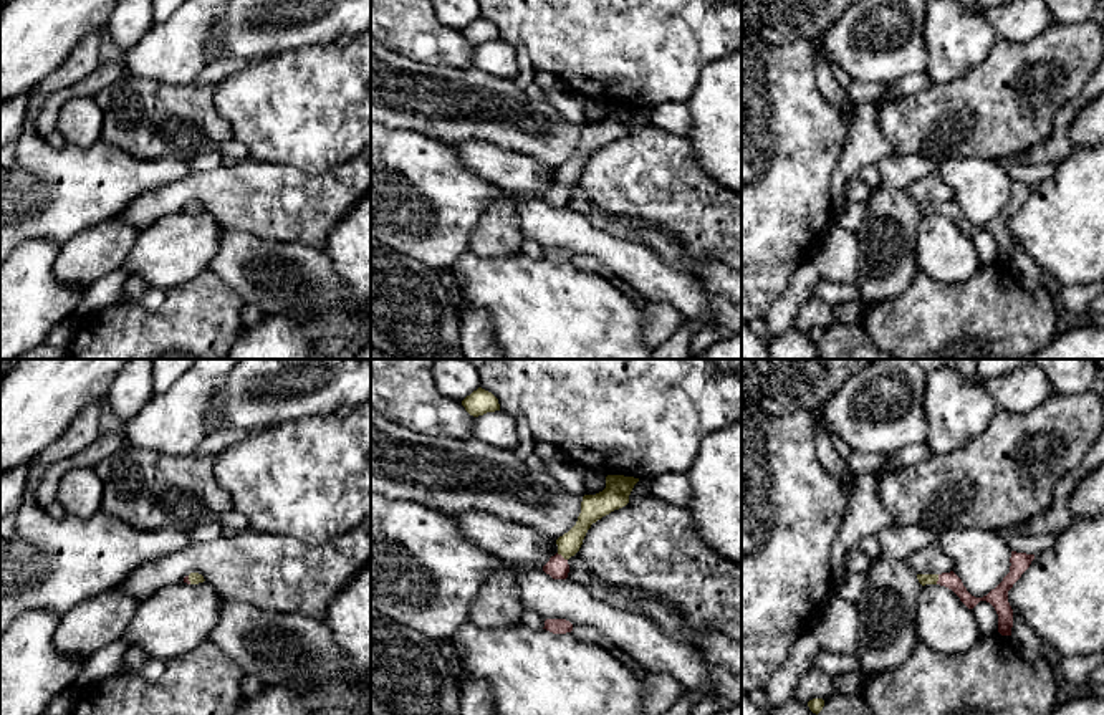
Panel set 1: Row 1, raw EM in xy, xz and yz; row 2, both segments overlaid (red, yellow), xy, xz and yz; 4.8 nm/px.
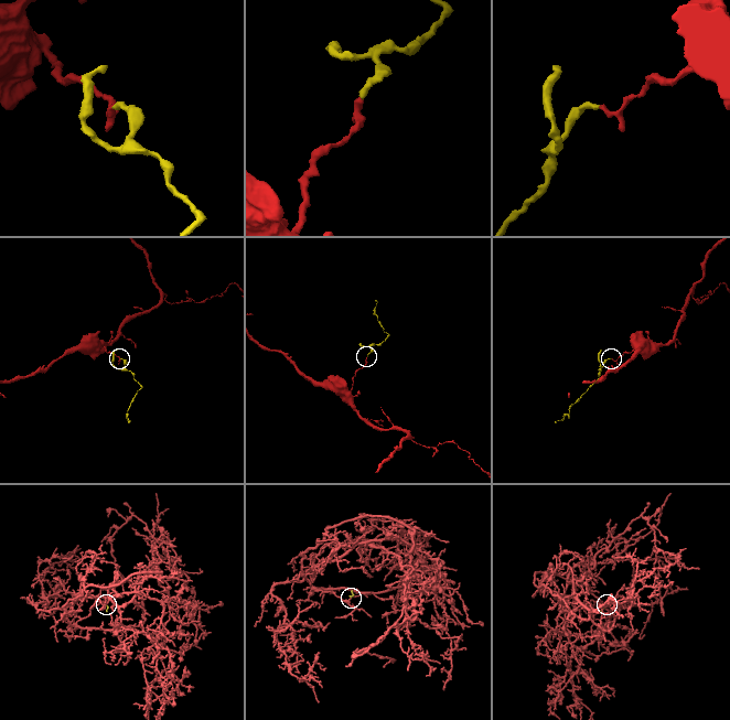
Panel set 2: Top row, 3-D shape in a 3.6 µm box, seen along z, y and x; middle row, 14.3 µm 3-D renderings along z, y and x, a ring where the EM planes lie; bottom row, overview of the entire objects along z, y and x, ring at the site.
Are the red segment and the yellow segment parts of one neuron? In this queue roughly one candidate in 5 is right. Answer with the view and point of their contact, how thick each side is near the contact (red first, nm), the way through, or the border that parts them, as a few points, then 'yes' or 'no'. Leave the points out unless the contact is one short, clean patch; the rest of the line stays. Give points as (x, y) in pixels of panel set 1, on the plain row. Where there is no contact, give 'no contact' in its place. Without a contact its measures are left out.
meets red in xz at (560, 184); 110 nm thick on the red side, 110 nm on the other; runs through xz (558, 197), (560, 184), (568, 174); yes

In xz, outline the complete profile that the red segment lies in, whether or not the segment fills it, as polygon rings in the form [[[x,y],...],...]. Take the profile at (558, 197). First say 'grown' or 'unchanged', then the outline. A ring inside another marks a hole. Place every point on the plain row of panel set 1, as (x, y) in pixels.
grown | [[[607,104],[606,118],[596,124],[584,124],[576,154],[556,169],[558,182],[550,187],[543,200],[553,209],[566,209],[569,202],[568,189],[574,185],[593,152],[629,132],[629,124],[639,108],[624,104]]]

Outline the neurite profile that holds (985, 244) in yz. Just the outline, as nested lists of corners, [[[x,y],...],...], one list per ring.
[[[980,230],[973,237],[973,245],[978,252],[978,257],[983,266],[998,262],[998,243],[990,232]]]

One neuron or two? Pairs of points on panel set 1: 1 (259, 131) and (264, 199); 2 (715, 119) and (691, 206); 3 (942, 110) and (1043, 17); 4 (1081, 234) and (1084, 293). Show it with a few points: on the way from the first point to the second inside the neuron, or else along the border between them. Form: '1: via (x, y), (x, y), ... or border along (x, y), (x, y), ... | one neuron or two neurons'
1: border along (250, 156), (260, 163), (292, 164), (298, 169) | two neurons
2: border along (686, 136), (699, 164), (724, 187) | two neurons
3: border along (1050, 23), (1023, 42), (998, 38) | two neurons
4: border along (1086, 283), (1063, 287) | two neurons

